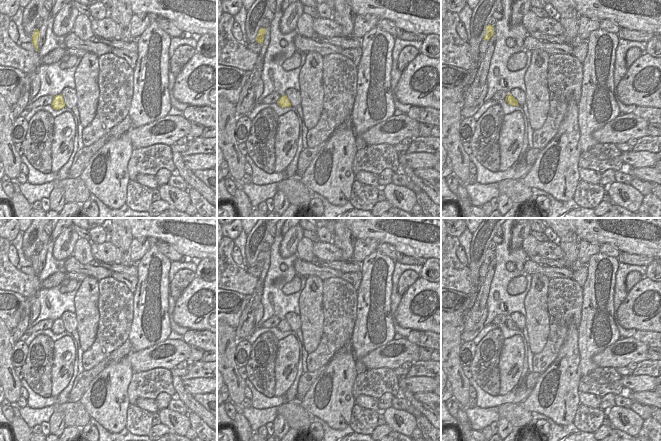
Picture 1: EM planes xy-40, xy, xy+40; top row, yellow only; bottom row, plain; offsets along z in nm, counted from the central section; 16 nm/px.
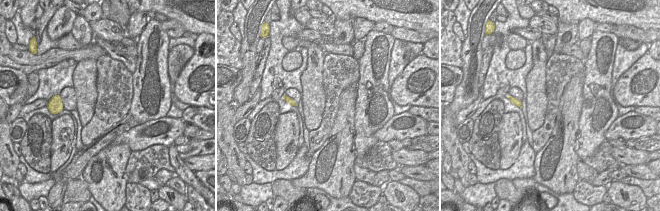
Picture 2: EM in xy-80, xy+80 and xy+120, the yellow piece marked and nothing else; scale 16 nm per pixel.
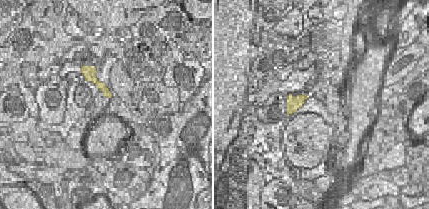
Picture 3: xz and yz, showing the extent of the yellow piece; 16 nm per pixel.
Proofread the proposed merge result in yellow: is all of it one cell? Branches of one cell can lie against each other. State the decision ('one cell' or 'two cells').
one cell

